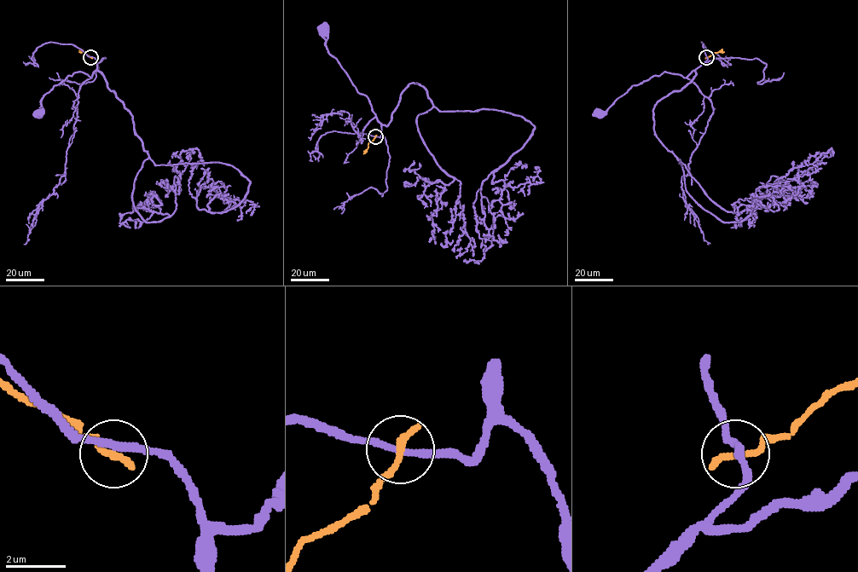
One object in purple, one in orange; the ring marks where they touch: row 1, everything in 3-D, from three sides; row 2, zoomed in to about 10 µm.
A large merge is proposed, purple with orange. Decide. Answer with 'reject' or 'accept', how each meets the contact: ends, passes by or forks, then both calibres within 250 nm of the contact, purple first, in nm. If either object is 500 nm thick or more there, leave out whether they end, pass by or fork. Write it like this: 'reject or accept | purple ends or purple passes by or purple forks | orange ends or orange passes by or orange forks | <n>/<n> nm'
reject | purple passes by | orange ends | 240/280 nm

